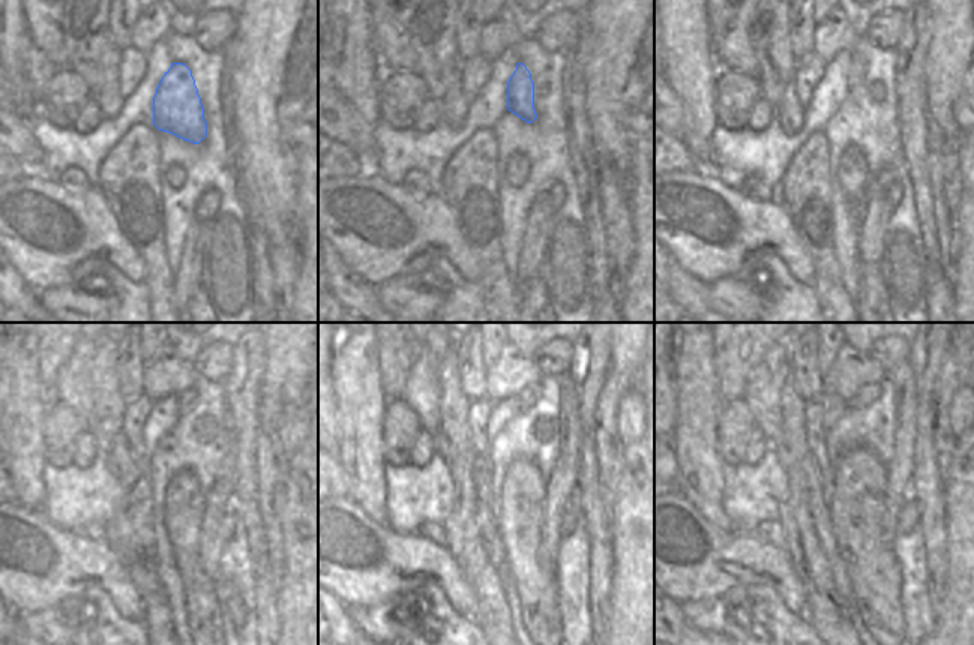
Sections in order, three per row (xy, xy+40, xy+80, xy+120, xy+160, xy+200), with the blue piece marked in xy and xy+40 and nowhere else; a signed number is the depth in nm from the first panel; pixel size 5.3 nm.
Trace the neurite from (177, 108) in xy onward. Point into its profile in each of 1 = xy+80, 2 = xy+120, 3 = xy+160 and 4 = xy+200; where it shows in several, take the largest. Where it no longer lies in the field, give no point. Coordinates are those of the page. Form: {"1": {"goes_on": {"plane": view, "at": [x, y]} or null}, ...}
{"1": {"goes_on": {"plane": "xy+80", "at": [857, 68]}}, "2": {"goes_on": {"plane": "xy+120", "at": [185, 401]}}, "3": {"goes_on": {"plane": "xy+160", "at": [526, 398]}}, "4": {"goes_on": {"plane": "xy+200", "at": [866, 395]}}}

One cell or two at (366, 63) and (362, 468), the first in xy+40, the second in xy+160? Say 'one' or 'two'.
one

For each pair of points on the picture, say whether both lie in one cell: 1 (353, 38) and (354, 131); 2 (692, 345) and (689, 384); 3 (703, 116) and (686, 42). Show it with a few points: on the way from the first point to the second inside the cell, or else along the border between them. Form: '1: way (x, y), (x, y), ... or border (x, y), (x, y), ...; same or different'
1: border (335, 87), (371, 126); different
2: way (692, 354), (692, 375); same
3: way (698, 98), (689, 60); same

